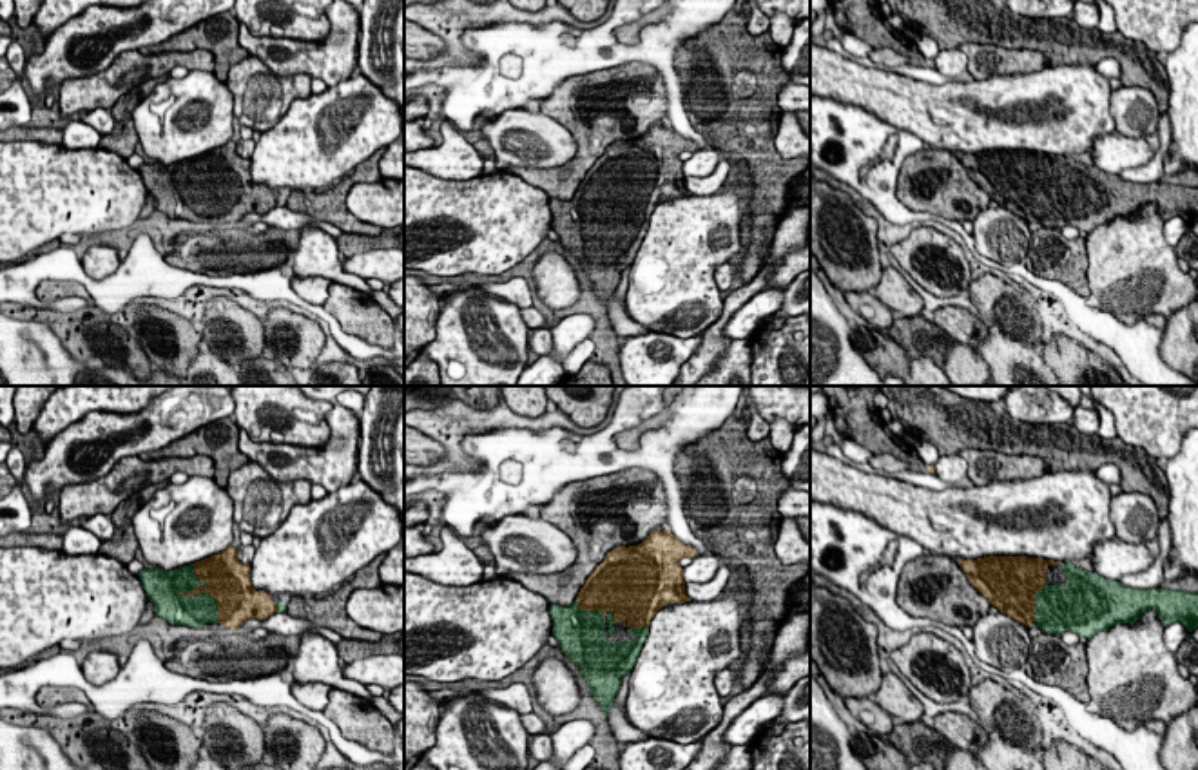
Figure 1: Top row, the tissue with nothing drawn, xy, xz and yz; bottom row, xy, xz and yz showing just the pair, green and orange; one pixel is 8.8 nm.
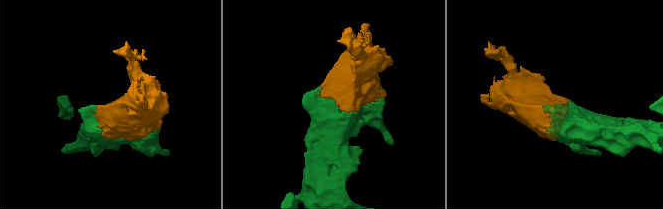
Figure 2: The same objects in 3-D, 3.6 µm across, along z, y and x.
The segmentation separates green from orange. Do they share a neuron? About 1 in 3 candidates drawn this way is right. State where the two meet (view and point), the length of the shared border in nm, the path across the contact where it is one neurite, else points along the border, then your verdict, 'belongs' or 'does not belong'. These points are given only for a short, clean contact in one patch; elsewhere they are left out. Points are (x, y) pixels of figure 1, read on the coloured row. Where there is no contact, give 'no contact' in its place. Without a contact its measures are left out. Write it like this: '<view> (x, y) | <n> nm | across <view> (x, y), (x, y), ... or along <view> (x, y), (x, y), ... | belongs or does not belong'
xy (209, 595) | 550 nm | belongs

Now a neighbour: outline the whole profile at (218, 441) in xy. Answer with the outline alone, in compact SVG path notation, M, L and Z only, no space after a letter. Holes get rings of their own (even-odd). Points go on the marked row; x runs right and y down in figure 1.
M232 415L207 424L163 449L140 457L145 460L169 457L185 458L192 453L210 457L214 460L214 480L221 489L227 489L230 473L250 462L248 457L239 451L237 440L239 426Z

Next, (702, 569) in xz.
M705 553L692 558L692 562L683 567L683 582L685 583L707 583L714 578L720 569L721 556L716 553Z

